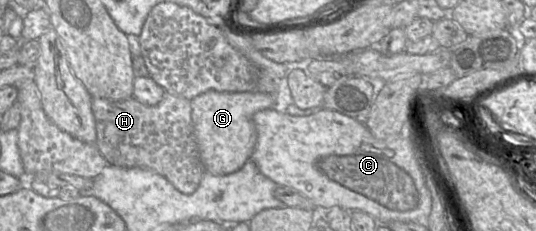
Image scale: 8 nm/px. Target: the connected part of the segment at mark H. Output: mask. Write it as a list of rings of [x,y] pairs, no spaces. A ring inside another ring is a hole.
[[[166,92],[162,100],[154,106],[144,105],[133,97],[123,101],[93,98],[92,112],[97,132],[95,145],[109,165],[124,168],[140,167],[152,170],[165,177],[177,190],[184,194],[192,194],[197,190],[205,173],[205,168],[200,158],[194,134],[191,100]]]

